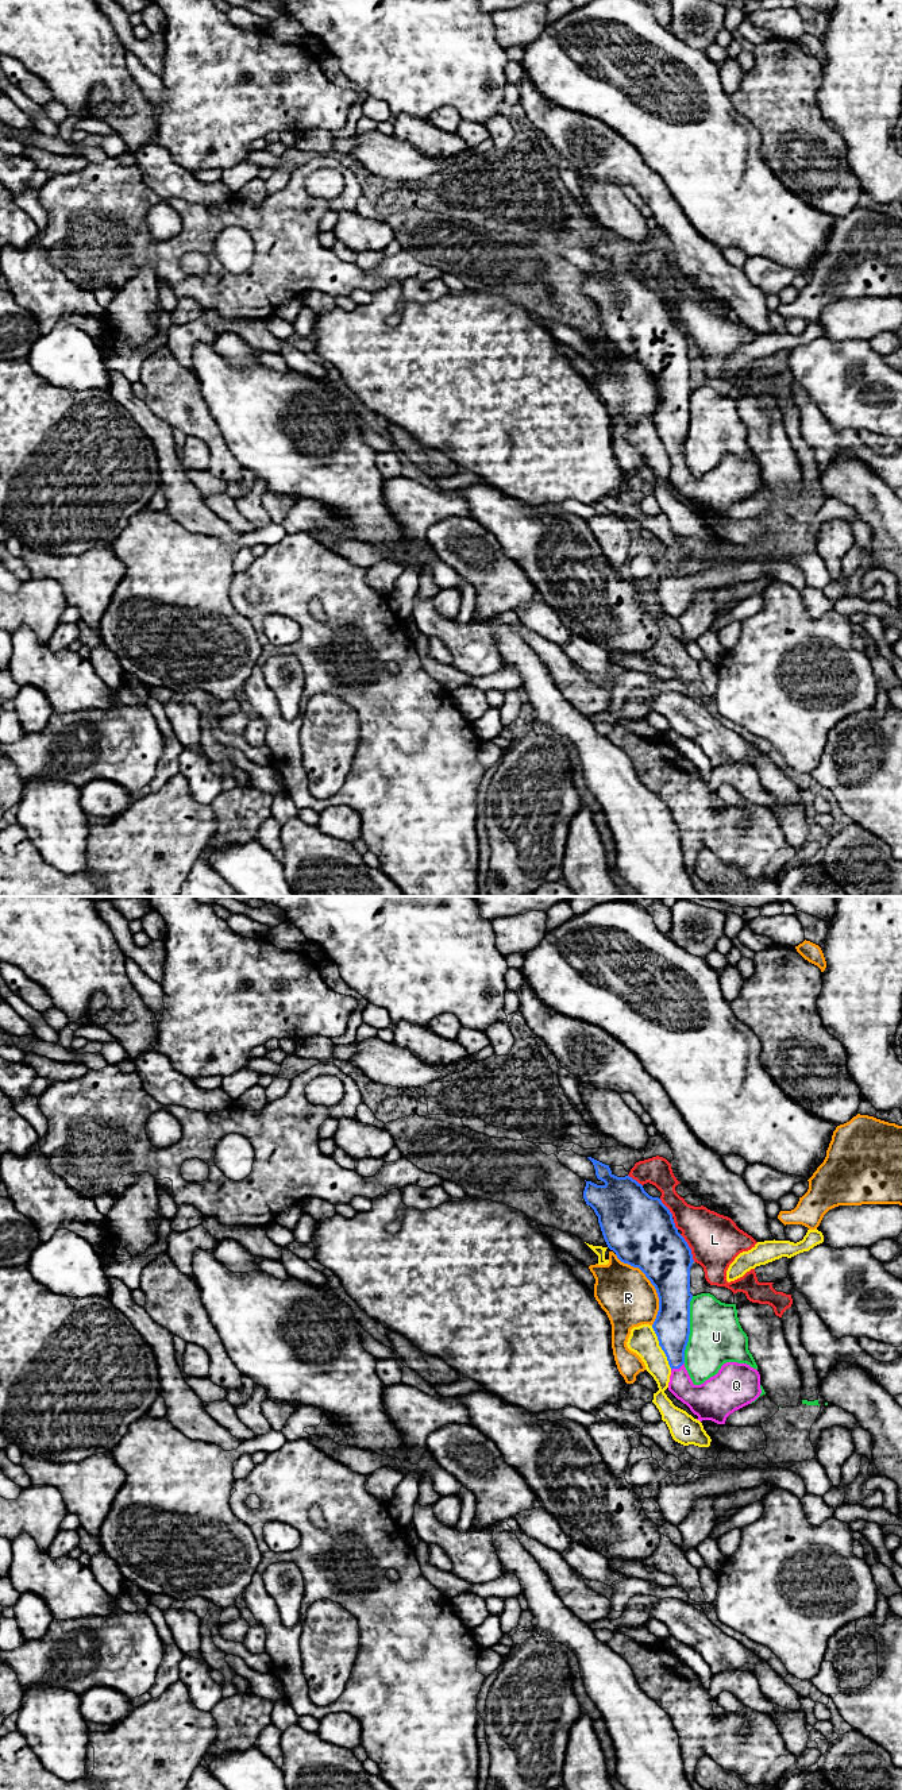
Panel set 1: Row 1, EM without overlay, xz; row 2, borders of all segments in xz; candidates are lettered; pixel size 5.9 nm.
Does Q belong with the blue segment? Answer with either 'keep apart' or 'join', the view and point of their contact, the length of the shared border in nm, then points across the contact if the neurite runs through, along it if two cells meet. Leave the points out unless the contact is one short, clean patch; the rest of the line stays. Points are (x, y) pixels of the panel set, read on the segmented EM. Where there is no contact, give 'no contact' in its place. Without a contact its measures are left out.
join | xz (677, 1368) | 90 nm | across xz (673, 1326), (677, 1368), (679, 1378), (704, 1400)

